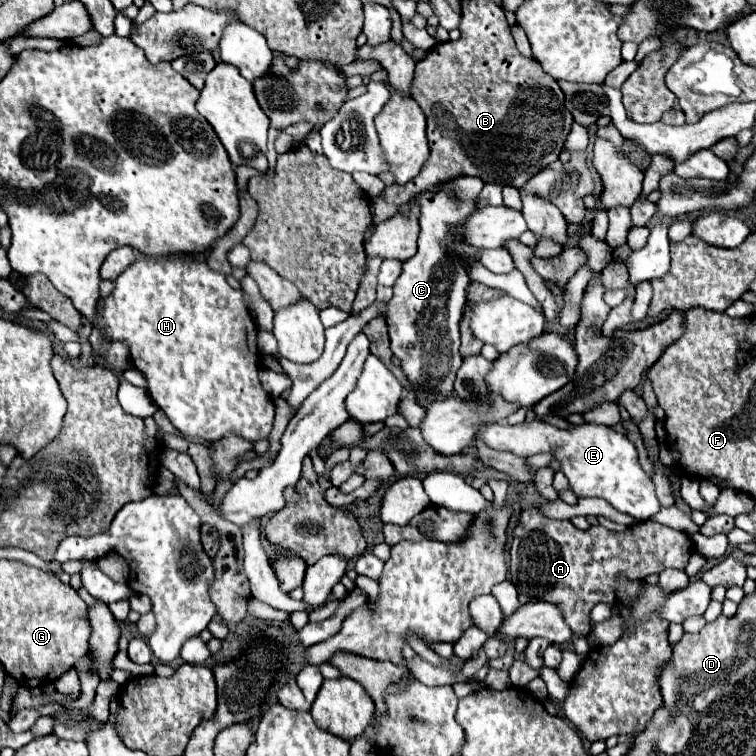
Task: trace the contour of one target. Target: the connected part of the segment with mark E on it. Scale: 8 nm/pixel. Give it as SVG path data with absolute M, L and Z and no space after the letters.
M532 420L516 426L510 424L488 424L482 432L482 440L492 450L512 452L520 458L530 458L540 452L550 452L558 462L564 476L570 480L576 496L594 496L606 500L618 512L630 514L636 520L648 520L660 510L660 502L654 492L654 482L640 466L636 446L620 432L610 426L584 422L580 426L556 428L552 424Z

